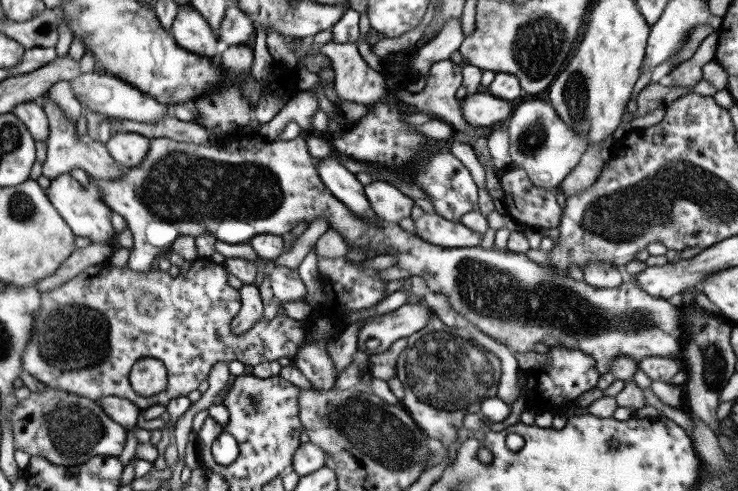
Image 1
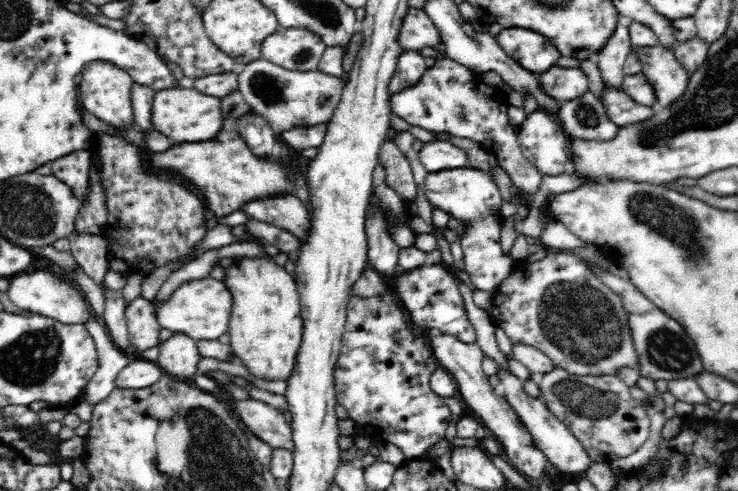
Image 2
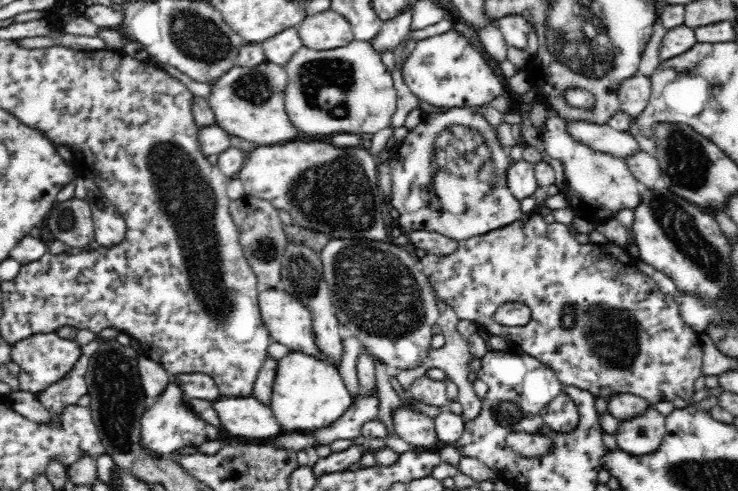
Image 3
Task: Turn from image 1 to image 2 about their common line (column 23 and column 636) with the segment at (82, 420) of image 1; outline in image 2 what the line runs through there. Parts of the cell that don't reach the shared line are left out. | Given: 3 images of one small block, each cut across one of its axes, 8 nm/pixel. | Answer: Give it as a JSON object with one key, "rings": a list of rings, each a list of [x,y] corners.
{"rings":[[[555,367],[552,372],[548,372],[548,374],[543,375],[543,379],[541,384],[539,385],[543,394],[542,400],[545,402],[546,406],[556,418],[562,420],[564,424],[568,425],[574,436],[584,445],[584,450],[590,455],[590,458],[594,460],[594,462],[600,462],[600,464],[610,464],[613,460],[618,460],[619,458],[626,458],[626,456],[632,456],[634,452],[638,452],[648,438],[650,438],[650,417],[648,417],[648,409],[644,402],[632,397],[630,393],[630,386],[626,384],[620,377],[617,376],[575,376],[575,374],[570,374],[567,370]]]}

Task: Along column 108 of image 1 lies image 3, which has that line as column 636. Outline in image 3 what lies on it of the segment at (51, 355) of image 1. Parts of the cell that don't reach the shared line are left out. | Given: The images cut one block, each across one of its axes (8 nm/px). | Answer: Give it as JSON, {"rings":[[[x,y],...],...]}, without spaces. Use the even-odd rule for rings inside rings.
{"rings":[[[538,212],[524,213],[520,220],[504,226],[504,228],[491,230],[482,236],[472,237],[468,240],[458,241],[458,248],[454,251],[454,254],[443,257],[426,254],[420,259],[420,264],[423,274],[427,276],[427,280],[432,284],[438,300],[450,306],[459,320],[474,322],[477,326],[486,330],[489,336],[500,336],[509,343],[519,343],[522,352],[537,358],[549,369],[552,369],[564,386],[577,386],[582,390],[588,390],[596,397],[610,398],[612,395],[630,393],[645,398],[652,406],[662,401],[672,402],[676,397],[683,398],[690,403],[696,392],[694,382],[700,374],[703,374],[701,371],[703,352],[699,334],[695,333],[692,327],[684,322],[684,319],[680,316],[677,302],[669,294],[663,293],[660,287],[656,285],[656,281],[639,269],[635,257],[631,256],[627,249],[610,242],[580,243],[576,239],[577,235],[578,232],[573,229],[572,225],[564,225],[558,222],[548,224]],[[570,302],[577,304],[578,316],[576,324],[571,329],[566,329],[566,327],[562,327],[560,316],[562,316],[562,308]],[[504,303],[522,303],[528,306],[531,310],[530,322],[524,326],[502,326],[498,324],[493,316],[495,310]]]}

